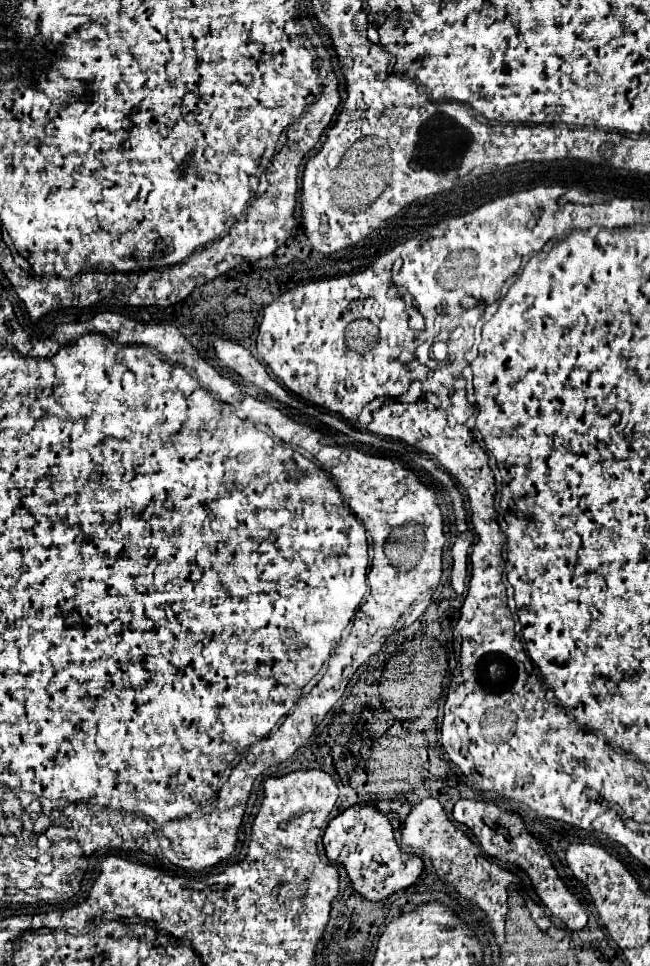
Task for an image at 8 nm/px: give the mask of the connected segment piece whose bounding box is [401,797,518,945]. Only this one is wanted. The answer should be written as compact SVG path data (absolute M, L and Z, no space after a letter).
M433 797L423 799L419 805L411 809L411 813L405 819L405 827L401 831L401 849L413 855L427 855L437 871L437 877L451 885L463 899L469 899L473 905L477 905L483 915L487 917L487 923L501 945L505 939L505 922L509 909L509 885L517 880L517 876L507 871L503 865L499 865L493 859L481 857L479 847L459 829L453 821L447 819L441 803Z

